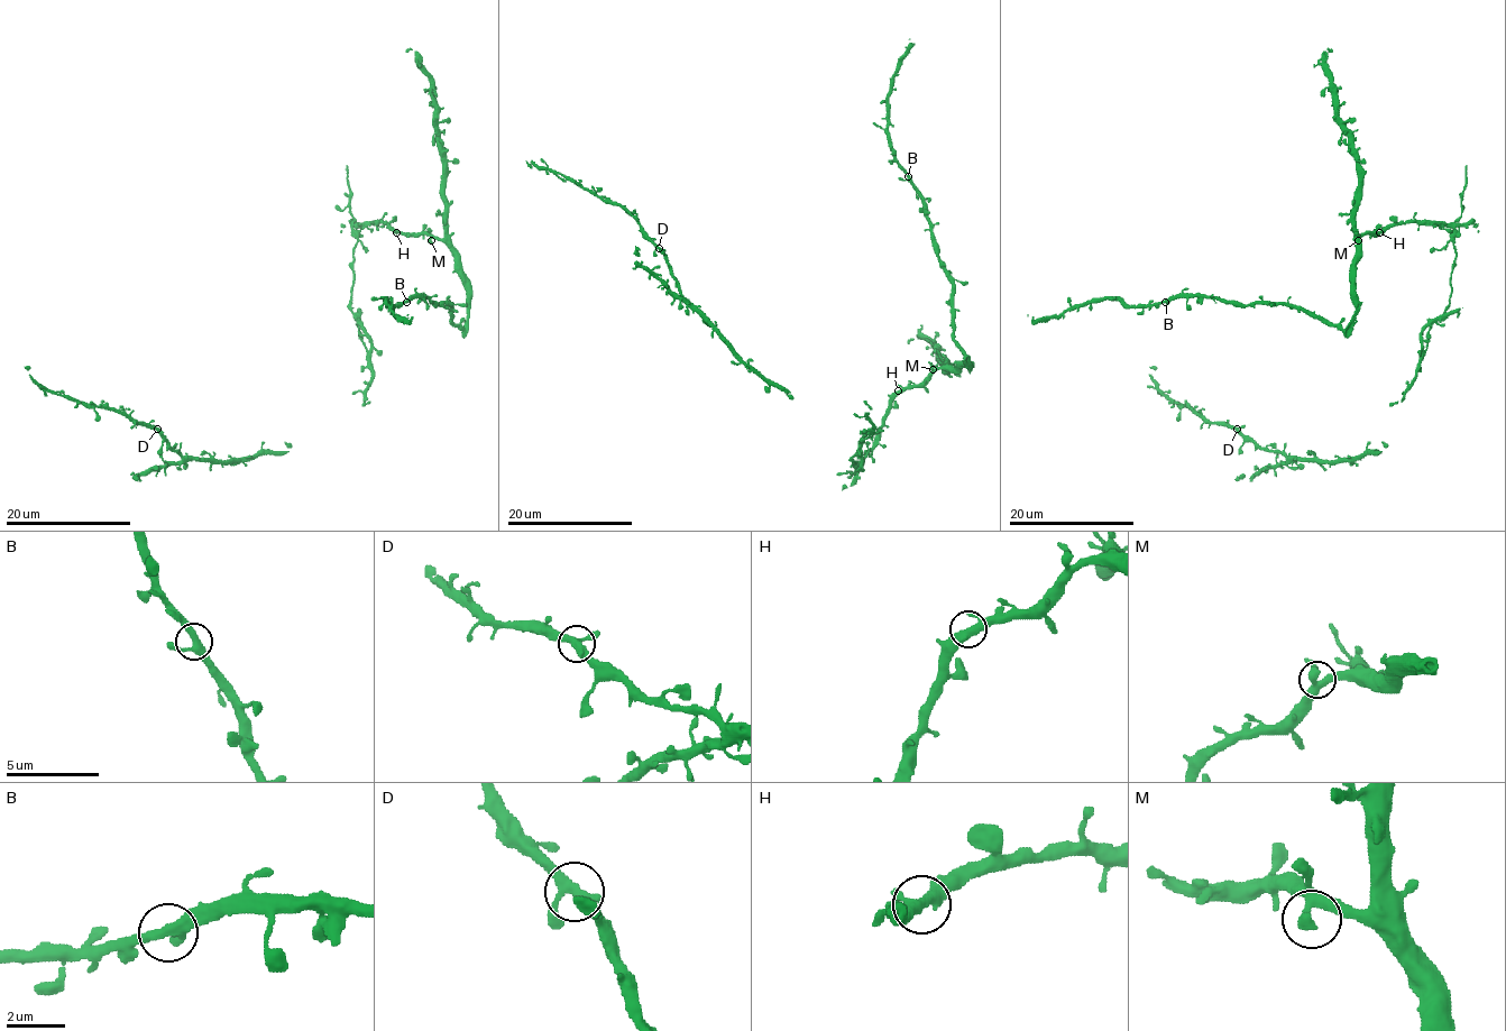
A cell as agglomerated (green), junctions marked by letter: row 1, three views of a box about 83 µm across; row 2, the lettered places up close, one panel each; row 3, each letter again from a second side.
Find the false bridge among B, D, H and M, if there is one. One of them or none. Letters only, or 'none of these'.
none of these

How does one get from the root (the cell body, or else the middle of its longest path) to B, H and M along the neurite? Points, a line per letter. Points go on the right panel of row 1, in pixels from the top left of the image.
B: (1453, 260), (1450, 227), (1403, 222), (1364, 232), (1355, 258), (1356, 318), (1343, 330), (1284, 304), (1165, 302)
H: (1453, 260), (1457, 248), (1450, 227), (1403, 222), (1389, 223), (1379, 232)
M: (1453, 260), (1457, 248), (1450, 227), (1415, 222), (1390, 223), (1379, 232), (1364, 232), (1358, 240)

